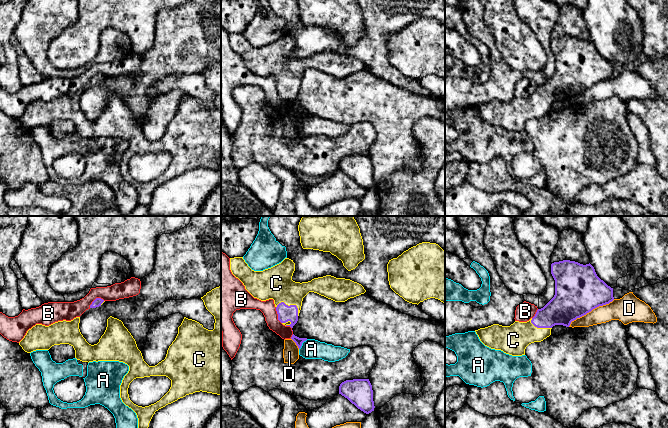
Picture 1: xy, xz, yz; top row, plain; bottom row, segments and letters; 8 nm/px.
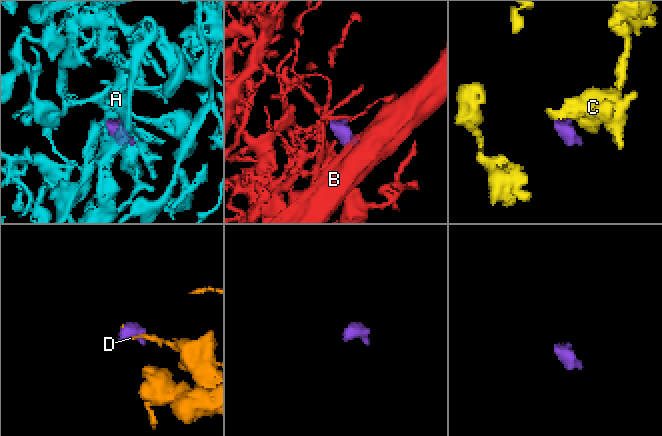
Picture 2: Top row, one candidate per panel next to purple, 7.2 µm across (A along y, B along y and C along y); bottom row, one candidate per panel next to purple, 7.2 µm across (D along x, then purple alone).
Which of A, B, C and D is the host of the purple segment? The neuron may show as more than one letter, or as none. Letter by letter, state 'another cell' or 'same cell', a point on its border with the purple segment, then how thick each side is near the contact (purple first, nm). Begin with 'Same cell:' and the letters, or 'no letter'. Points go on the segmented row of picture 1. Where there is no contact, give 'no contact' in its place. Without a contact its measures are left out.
Same cell: C
A: another cell; contact xz (301, 344); calibres 60 and 160 nm
B: another cell; contact xy (95, 299); calibres 70 and 150 nm
C: same cell; contact xz (291, 305); calibres 130 and 260 nm
D: another cell; contact yz (590, 311); calibres 380 and 180 nm

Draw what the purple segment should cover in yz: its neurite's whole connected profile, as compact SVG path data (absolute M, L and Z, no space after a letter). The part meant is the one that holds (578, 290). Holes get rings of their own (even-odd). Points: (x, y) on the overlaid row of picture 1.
M570 260L554 262L551 264L551 274L555 280L555 295L543 308L538 309L535 316L529 321L515 321L510 326L493 324L475 330L485 346L501 350L512 356L525 355L526 347L531 343L541 342L549 337L553 326L563 325L569 327L572 321L614 300L613 288L597 276L594 267L590 263L583 265Z

